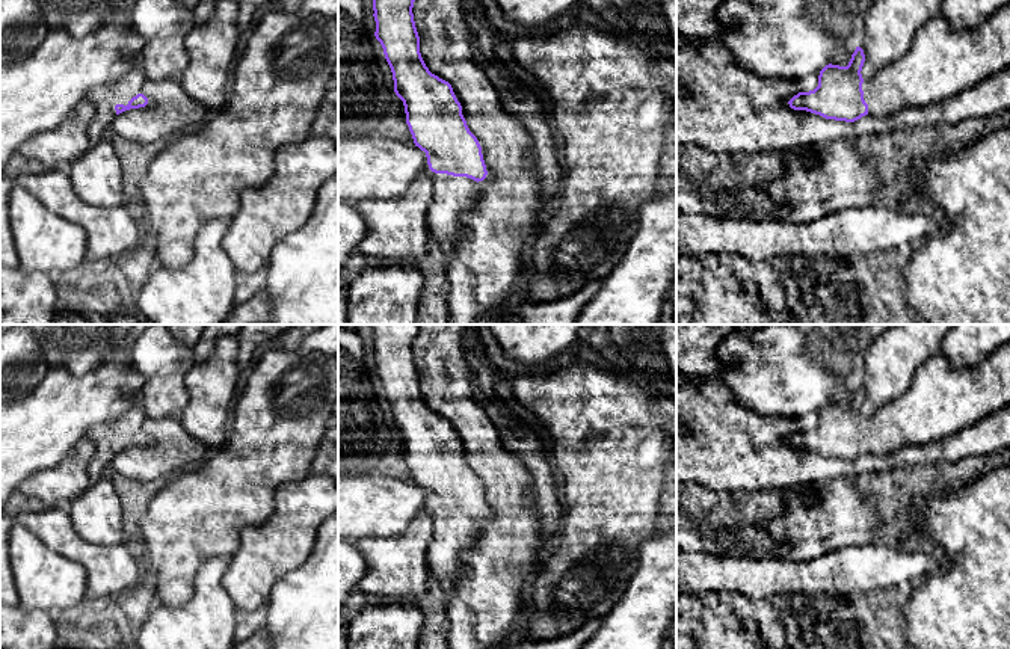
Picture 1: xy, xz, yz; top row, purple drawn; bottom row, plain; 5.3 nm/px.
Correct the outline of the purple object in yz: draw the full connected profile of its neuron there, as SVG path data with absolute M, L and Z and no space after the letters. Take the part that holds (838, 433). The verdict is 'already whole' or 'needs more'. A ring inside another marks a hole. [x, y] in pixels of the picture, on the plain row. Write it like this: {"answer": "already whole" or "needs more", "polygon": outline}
{"answer": "needs more", "polygon": "M1010 343L1002 344L980 364L956 368L941 352L928 358L913 374L909 389L882 406L873 417L862 417L865 392L856 385L847 404L826 403L818 424L799 430L788 442L826 457L854 460L865 453L891 454L910 445L927 445L975 424L986 415L1010 404Z"}

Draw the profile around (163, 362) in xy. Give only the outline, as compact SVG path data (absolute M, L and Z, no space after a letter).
M149 324L130 346L131 368L143 379L143 385L136 397L143 414L149 420L174 418L180 420L189 403L186 376L196 364L193 349L178 343L166 324Z

